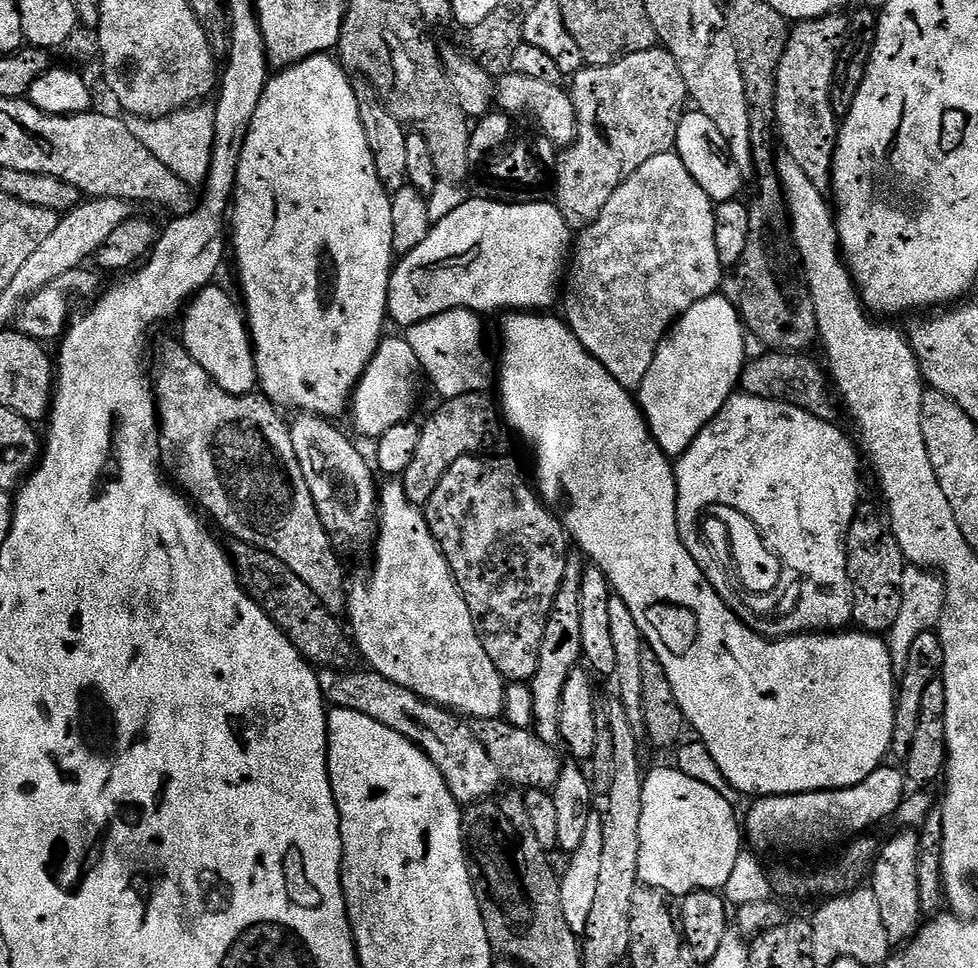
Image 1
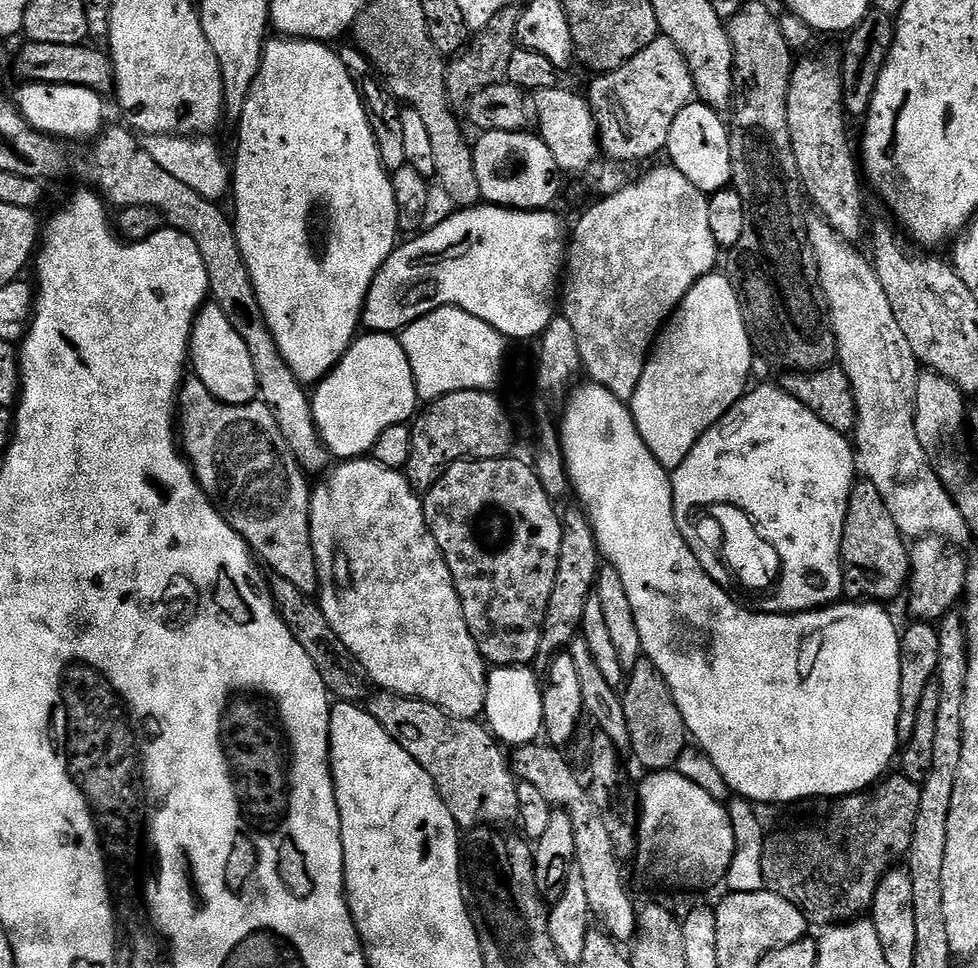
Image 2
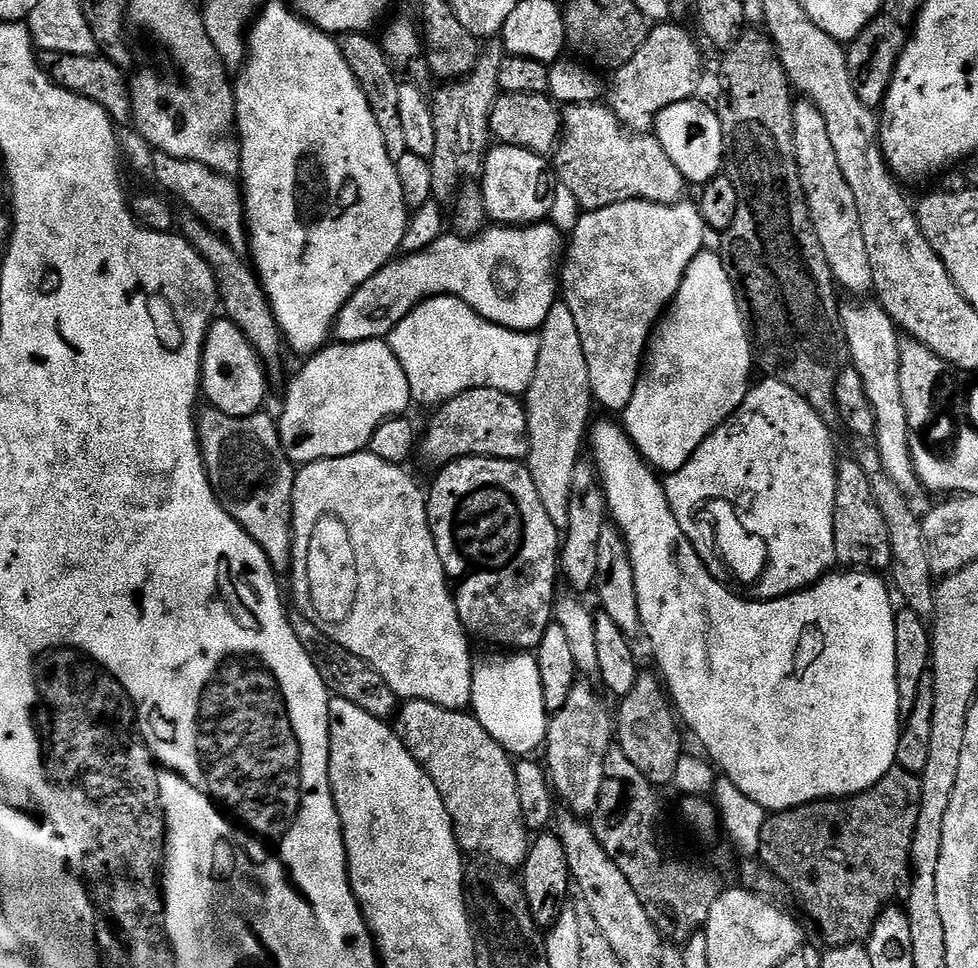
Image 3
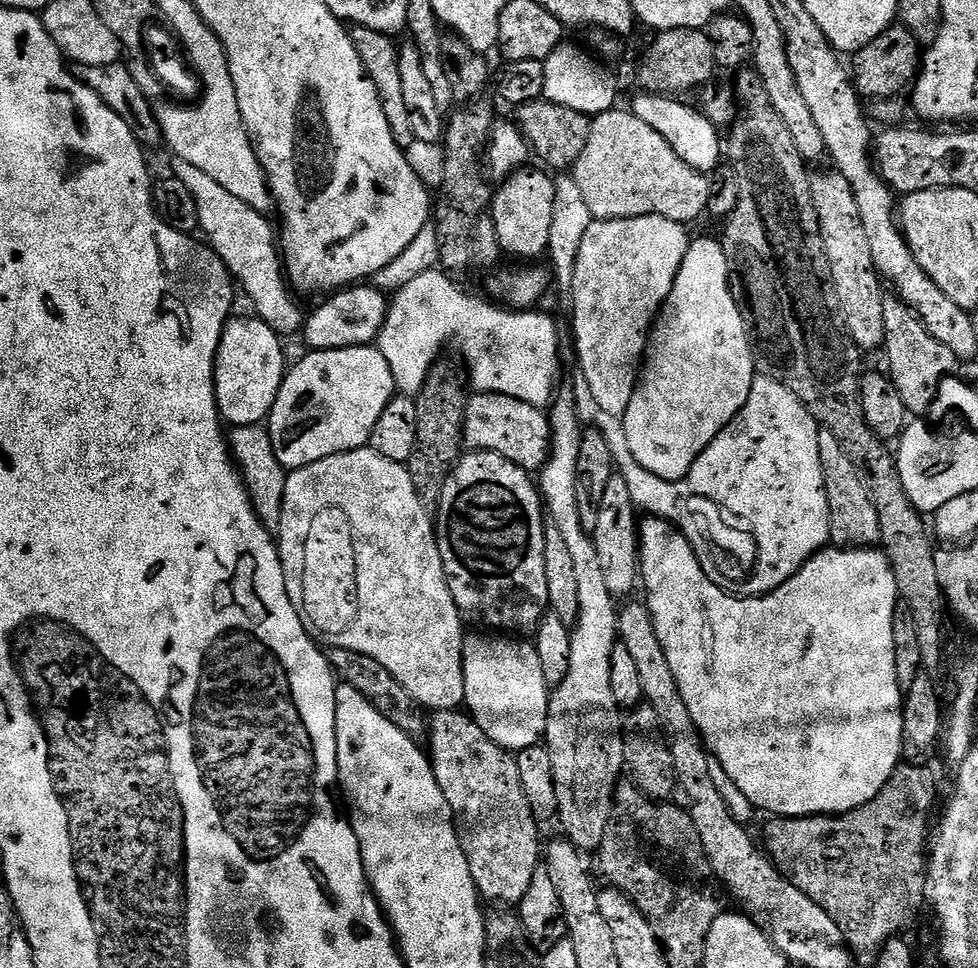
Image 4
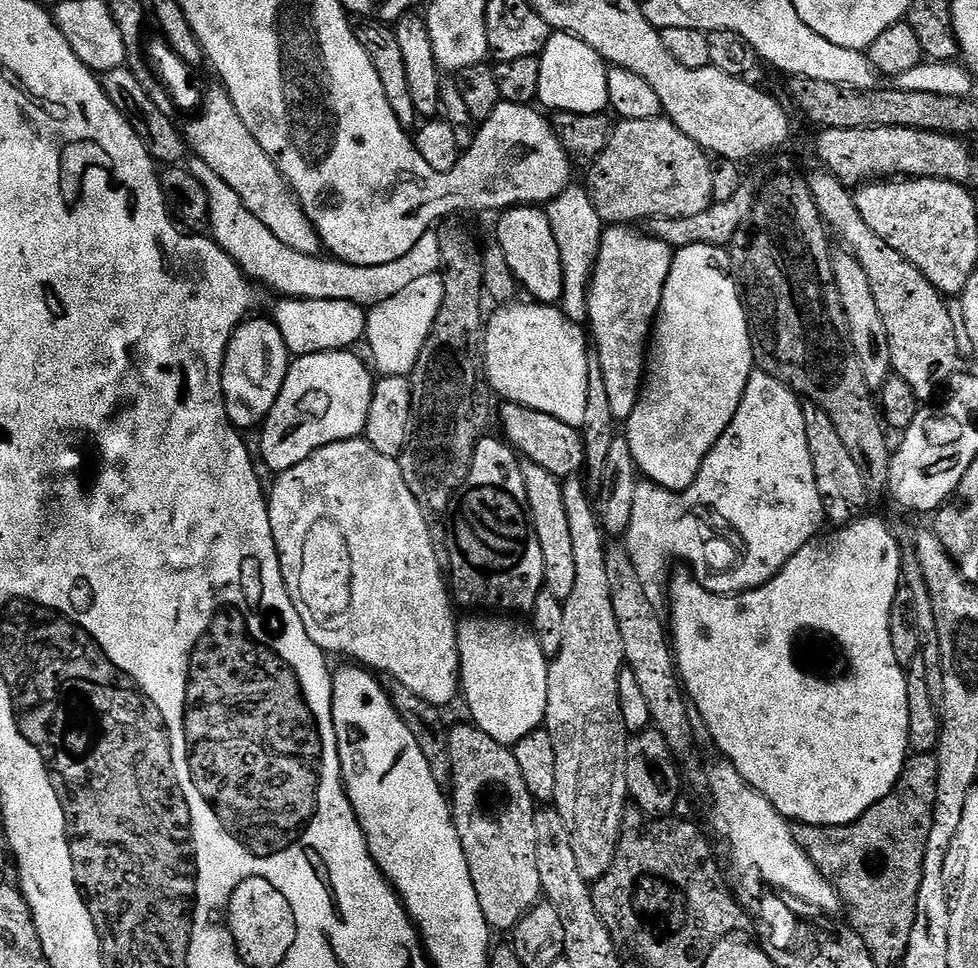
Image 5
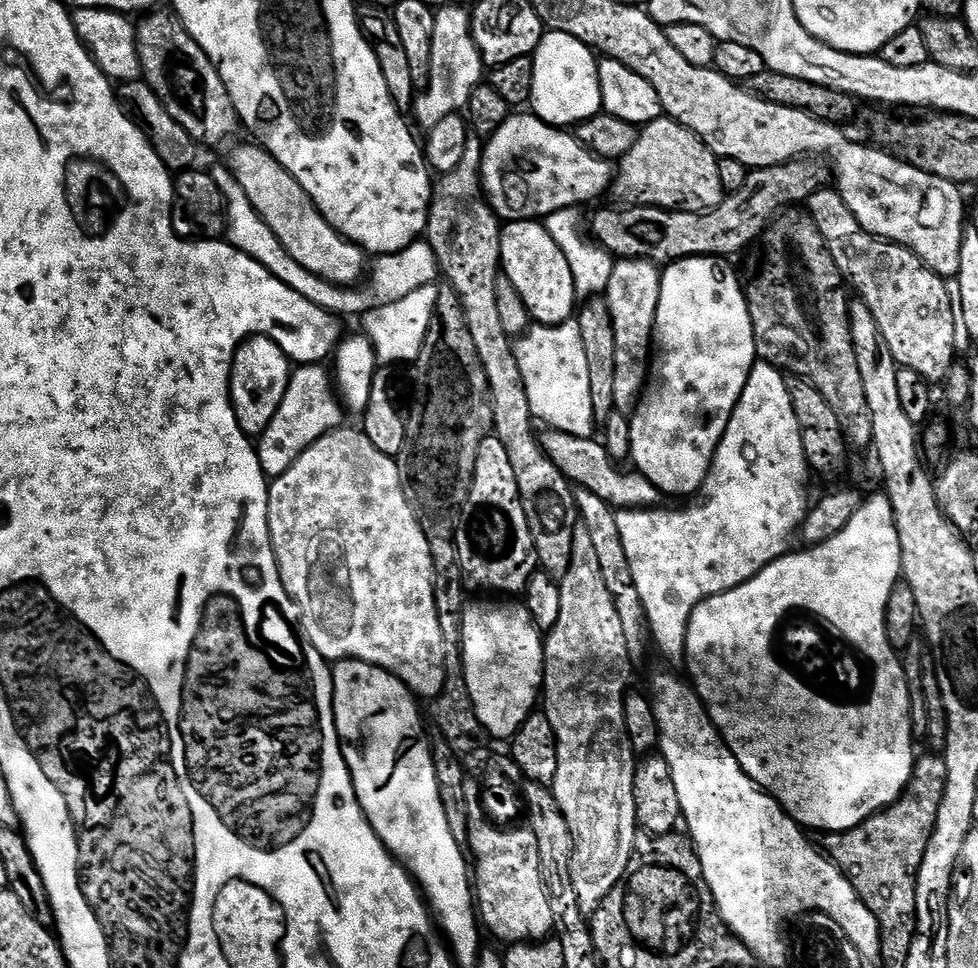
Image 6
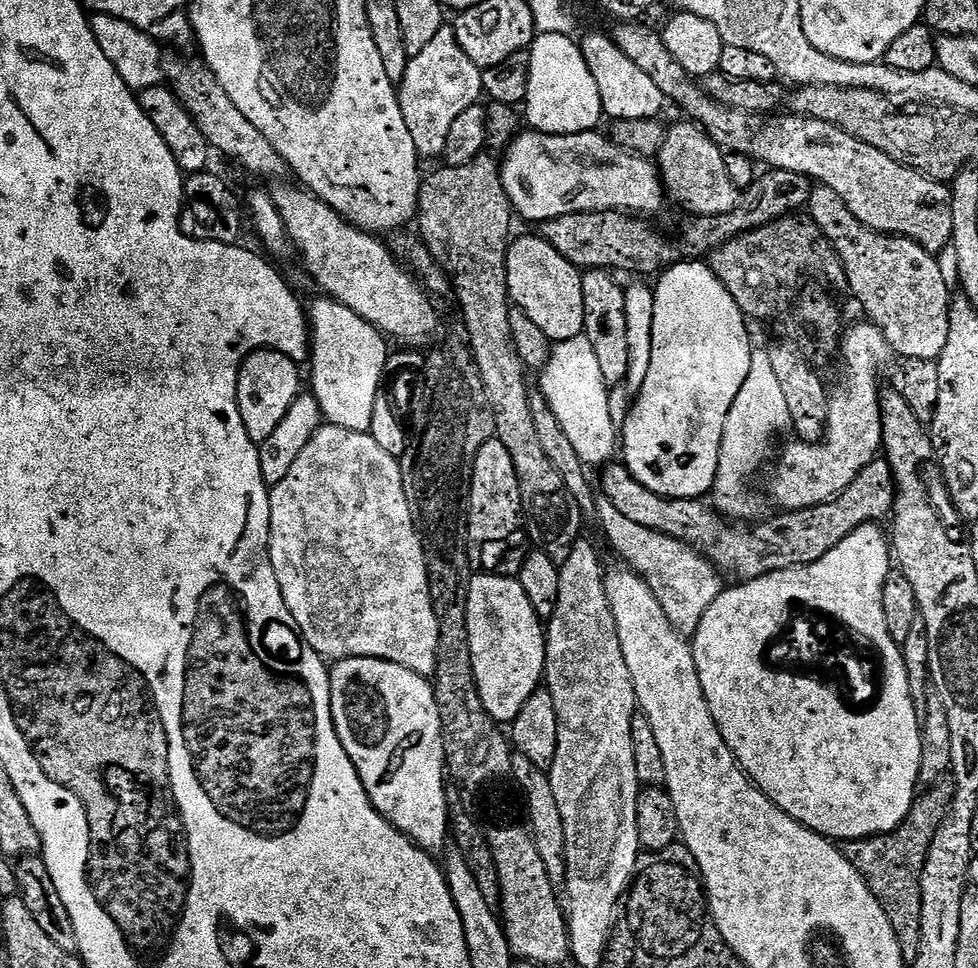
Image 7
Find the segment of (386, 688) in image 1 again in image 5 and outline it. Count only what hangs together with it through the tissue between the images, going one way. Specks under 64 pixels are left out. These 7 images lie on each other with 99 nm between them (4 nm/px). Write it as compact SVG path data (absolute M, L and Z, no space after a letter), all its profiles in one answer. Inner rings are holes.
M471 722L456 725L453 723L448 733L448 745L452 771L452 821L466 854L466 866L470 870L470 882L474 882L474 894L478 894L478 906L482 906L482 914L489 929L511 930L542 896L538 874L538 830L534 830L537 801L533 800L530 790L526 790L526 781L522 779L518 758L514 758L509 745L498 743L490 738L490 734ZM484 792L500 792L501 800L497 804L491 804Z

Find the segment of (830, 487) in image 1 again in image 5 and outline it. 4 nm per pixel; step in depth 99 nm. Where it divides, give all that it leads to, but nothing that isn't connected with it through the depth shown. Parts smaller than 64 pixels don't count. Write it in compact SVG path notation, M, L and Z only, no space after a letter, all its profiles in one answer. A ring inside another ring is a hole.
M753 371L742 394L738 414L734 414L730 426L726 426L722 438L718 438L718 442L702 462L698 478L694 478L686 491L677 494L658 488L651 482L637 483L634 514L630 514L630 526L626 533L626 547L628 557L634 562L634 570L638 570L638 578L642 578L642 586L646 586L648 596L663 597L670 580L669 560L665 558L664 552L660 552L660 548L664 548L664 544L672 544L672 540L676 540L680 548L688 544L688 540L680 536L684 528L680 528L680 524L668 524L668 520L680 520L680 504L689 508L695 503L695 499L711 502L732 523L748 529L744 532L744 540L748 540L748 560L744 560L744 572L740 572L740 576L732 580L732 584L740 584L740 593L761 588L766 582L770 582L783 570L786 562L790 562L790 558L794 558L794 554L802 550L802 546L817 539L822 532L820 527L825 527L826 517L822 498L818 498L818 482L814 482L814 462L810 462L810 446L806 446L806 418L801 397L770 374ZM668 504L676 504L676 508L668 512ZM755 524L756 532L752 530Z

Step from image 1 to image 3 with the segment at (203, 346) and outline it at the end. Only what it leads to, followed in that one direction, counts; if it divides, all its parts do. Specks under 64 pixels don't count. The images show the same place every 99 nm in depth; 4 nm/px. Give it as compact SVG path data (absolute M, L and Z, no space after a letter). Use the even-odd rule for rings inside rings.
M226 318L213 319L212 325L208 327L208 333L204 339L204 357L202 358L202 396L211 407L222 410L222 414L231 416L253 416L265 406L264 399L268 396L269 377L266 375L265 365L260 362L260 355L252 349L251 342L246 334L234 326Z

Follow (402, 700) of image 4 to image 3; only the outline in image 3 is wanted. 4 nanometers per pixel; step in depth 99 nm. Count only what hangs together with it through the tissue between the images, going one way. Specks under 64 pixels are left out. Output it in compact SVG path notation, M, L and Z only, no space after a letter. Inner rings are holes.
M293 615L291 622L294 634L298 634L298 642L302 642L306 654L310 654L322 682L335 699L354 702L358 710L366 710L366 714L385 722L395 717L398 711L398 697L394 690L390 690L382 674L378 674L365 660L358 658L358 654L350 654L346 646L334 642L334 638L330 638L330 634L326 634L315 619L307 620L304 616Z

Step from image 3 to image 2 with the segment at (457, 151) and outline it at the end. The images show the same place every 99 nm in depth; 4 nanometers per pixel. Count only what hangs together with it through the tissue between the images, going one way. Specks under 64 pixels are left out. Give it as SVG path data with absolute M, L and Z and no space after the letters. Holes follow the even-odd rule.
M519 7L504 8L498 14L494 14L494 18L490 18L490 22L486 22L486 26L471 37L462 55L447 65L446 86L449 101L453 105L467 105L472 96L481 92L482 89L507 81L506 66L510 63L510 54L514 54L514 50L518 47L516 31L519 17Z

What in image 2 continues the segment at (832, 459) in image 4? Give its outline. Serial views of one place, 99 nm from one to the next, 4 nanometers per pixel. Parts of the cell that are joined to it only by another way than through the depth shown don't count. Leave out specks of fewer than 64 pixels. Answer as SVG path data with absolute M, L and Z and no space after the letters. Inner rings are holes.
M860 478L852 486L846 506L840 559L844 566L844 596L852 602L889 602L905 591L910 575L908 566L909 545L906 537L894 526L882 494L874 482Z

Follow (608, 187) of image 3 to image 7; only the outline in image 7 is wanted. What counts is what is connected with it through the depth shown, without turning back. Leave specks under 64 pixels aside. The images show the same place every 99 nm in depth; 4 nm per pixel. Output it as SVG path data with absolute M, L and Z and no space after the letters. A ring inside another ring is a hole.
M683 123L673 128L671 125L665 131L658 153L658 173L664 191L692 216L727 214L739 204L742 192L730 182L730 174L726 174L725 149L715 144L699 124Z

